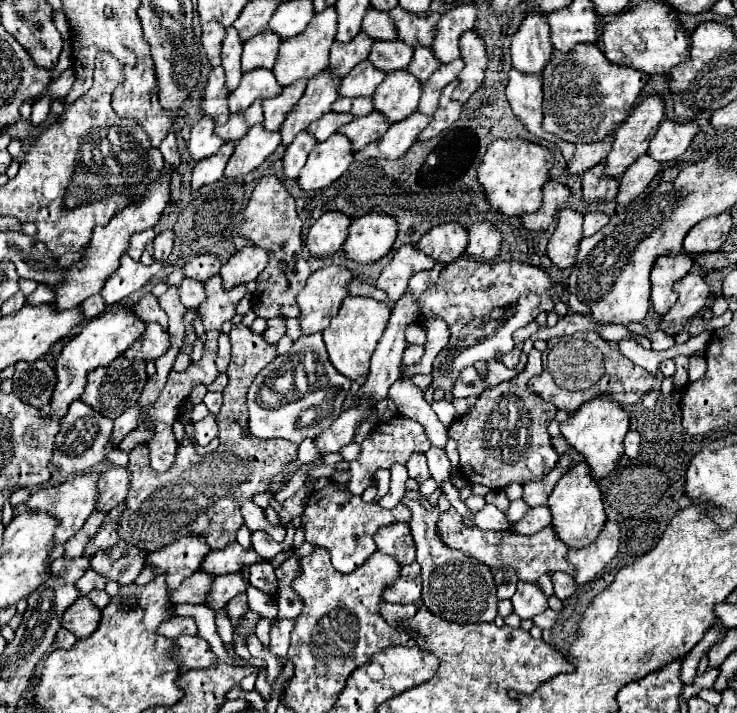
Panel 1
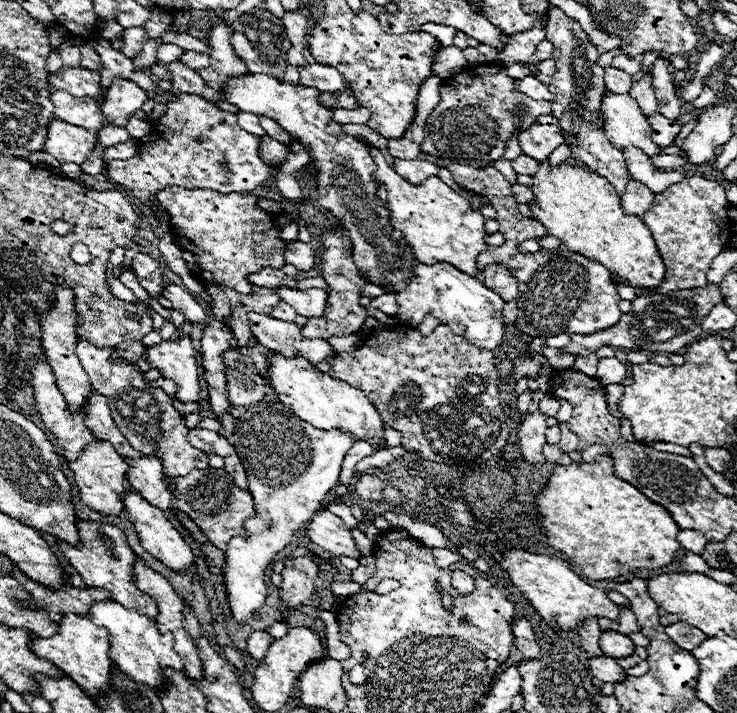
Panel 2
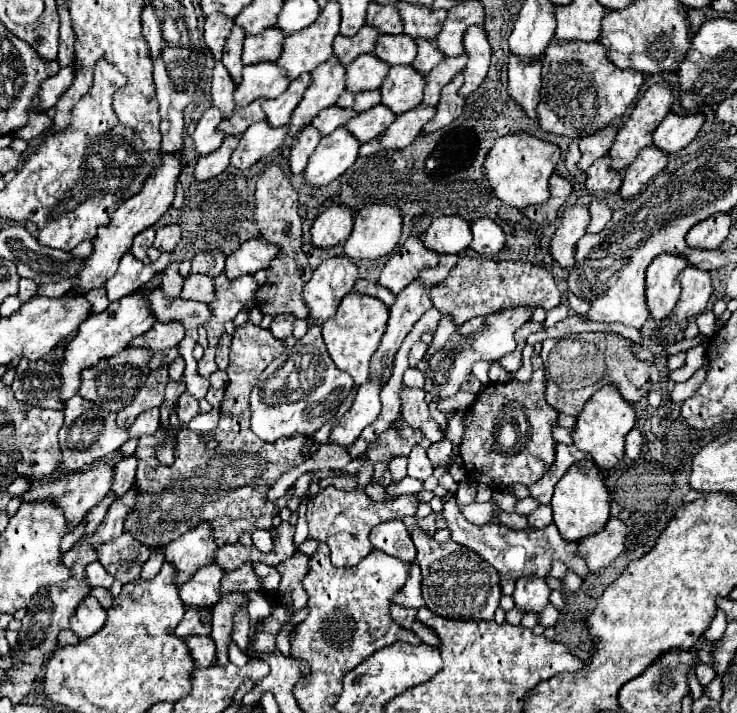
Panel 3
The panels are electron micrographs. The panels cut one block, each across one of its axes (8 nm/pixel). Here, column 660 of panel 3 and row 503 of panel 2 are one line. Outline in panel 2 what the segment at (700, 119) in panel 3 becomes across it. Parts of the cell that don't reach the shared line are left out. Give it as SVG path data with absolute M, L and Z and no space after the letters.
M126 490L126 496L124 496L124 514L132 522L136 534L140 538L140 544L154 558L158 558L160 562L164 562L168 568L172 568L176 572L192 572L194 570L194 554L192 554L190 546L182 540L180 532L166 520L166 516L164 516L164 512L160 508L152 506L150 502L146 502L138 492Z

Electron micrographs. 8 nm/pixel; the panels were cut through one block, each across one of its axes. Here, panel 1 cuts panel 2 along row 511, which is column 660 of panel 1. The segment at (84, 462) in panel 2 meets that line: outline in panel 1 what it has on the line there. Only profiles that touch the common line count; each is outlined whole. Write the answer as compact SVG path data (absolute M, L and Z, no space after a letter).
M648 94L630 112L628 120L614 134L614 144L606 158L606 176L624 174L624 170L648 150L648 142L664 120L664 106L660 94Z

